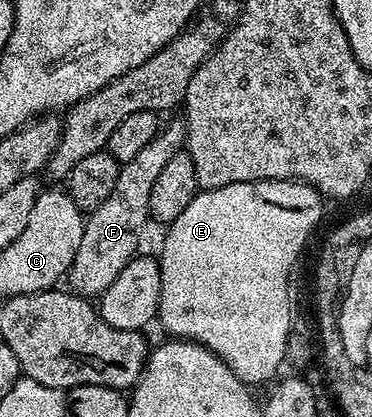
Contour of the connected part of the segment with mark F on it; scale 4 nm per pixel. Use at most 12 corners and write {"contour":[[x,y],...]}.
{"contour":[[169,122],[84,218],[68,288],[100,298],[138,256],[151,187],[185,145]]}

